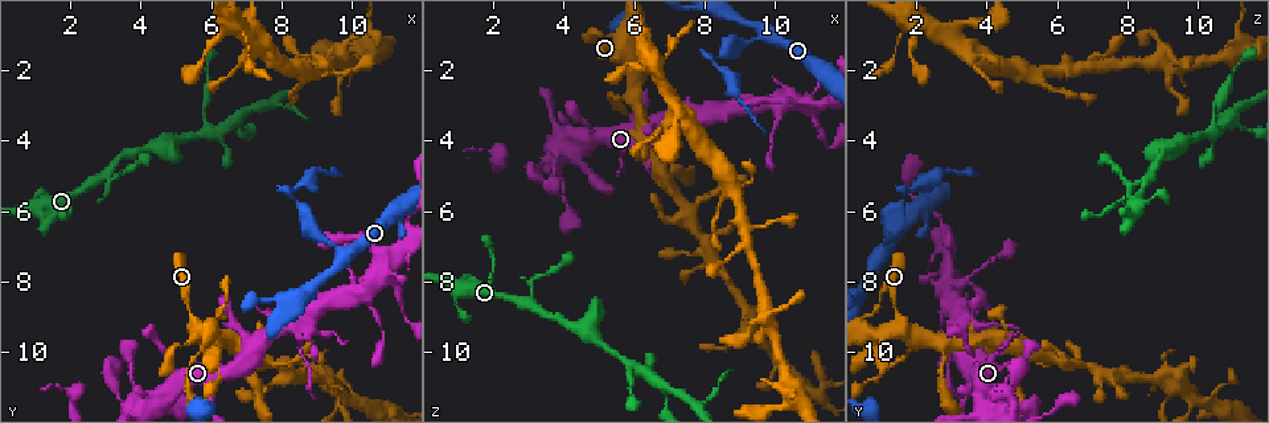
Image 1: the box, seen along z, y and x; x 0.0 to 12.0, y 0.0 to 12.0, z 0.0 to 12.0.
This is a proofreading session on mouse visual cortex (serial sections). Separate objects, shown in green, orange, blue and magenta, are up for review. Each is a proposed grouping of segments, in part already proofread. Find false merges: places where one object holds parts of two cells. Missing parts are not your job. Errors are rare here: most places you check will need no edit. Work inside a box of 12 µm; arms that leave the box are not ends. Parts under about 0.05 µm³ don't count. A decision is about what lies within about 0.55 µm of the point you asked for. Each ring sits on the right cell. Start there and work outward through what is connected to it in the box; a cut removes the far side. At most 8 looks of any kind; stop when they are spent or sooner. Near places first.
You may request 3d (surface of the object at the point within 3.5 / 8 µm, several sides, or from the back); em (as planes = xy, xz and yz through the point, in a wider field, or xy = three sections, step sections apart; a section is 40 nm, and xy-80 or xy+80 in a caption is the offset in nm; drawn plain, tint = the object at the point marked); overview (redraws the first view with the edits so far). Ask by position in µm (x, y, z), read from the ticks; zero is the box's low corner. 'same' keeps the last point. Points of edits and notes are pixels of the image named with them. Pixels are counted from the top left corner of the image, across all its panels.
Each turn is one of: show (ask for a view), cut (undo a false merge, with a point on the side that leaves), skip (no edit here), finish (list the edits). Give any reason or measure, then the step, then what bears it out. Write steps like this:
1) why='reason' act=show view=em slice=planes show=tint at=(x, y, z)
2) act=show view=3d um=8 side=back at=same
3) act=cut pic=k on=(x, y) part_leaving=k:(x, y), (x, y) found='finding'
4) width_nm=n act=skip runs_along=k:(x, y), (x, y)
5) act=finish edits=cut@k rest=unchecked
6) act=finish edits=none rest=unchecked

why='thin arm on a thick one' act=show view=3d um=3.5 at=(5.6, 9.3, 1.6)

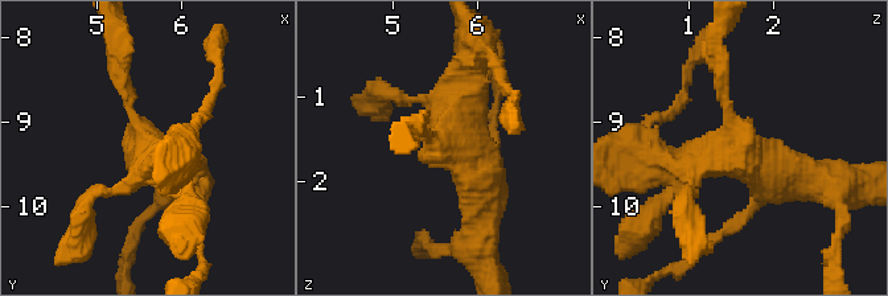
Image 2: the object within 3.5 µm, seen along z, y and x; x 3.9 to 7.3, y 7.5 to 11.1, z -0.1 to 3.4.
why='now the EM' act=show view=em slice=xy step=5 show=tint at=(5.60, 9.30, 1.65)

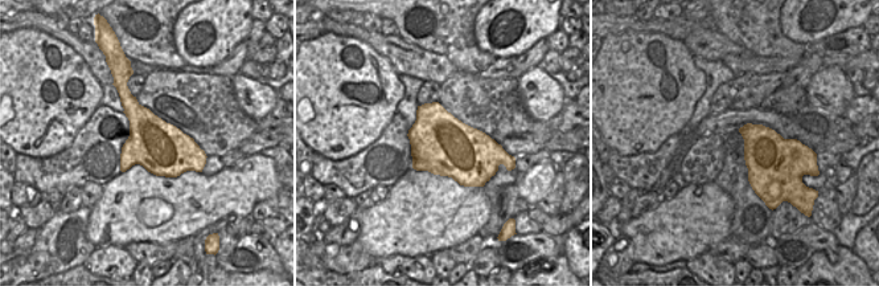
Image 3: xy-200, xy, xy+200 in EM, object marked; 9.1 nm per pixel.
width_nm=550 act=skip runs_along=2:(720, 69), (744, 155), (805, 179) found='all the same cell'

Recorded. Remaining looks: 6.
why='narrows sharply' act=show view=3d um=3.5 at=(8.3, 5.5, 1.6)

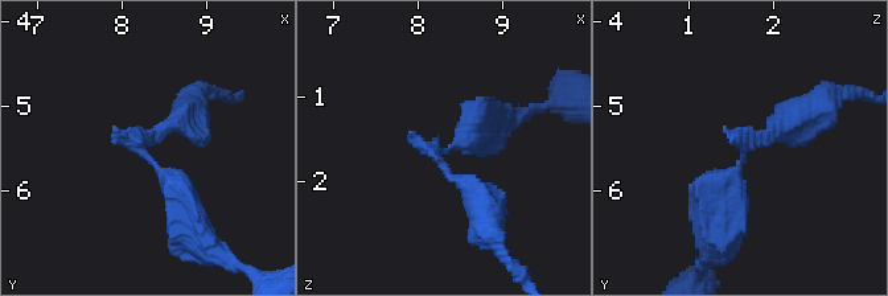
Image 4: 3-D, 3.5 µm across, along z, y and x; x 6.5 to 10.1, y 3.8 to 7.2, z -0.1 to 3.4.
arm_widths_nm=300,400 act=show view=em slice=xy step=2 show=tint at=(8.25, 5.55, 1.60)

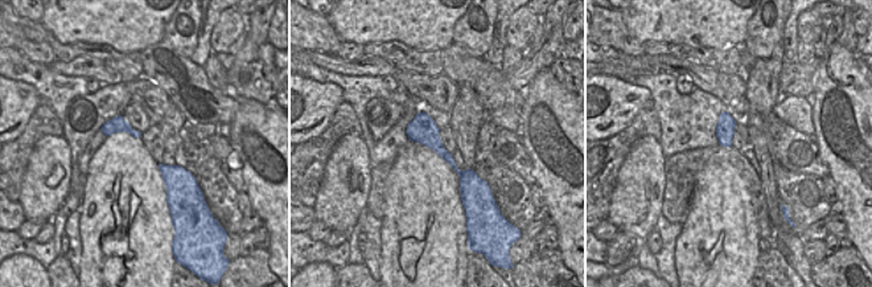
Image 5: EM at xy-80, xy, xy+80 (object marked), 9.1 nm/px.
act=cut pic=4 on=(168, 127) part_leaving=4:(142, 151), (194, 94) found='two cells meet here'

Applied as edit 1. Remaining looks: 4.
why='redraw' act=show view=overview

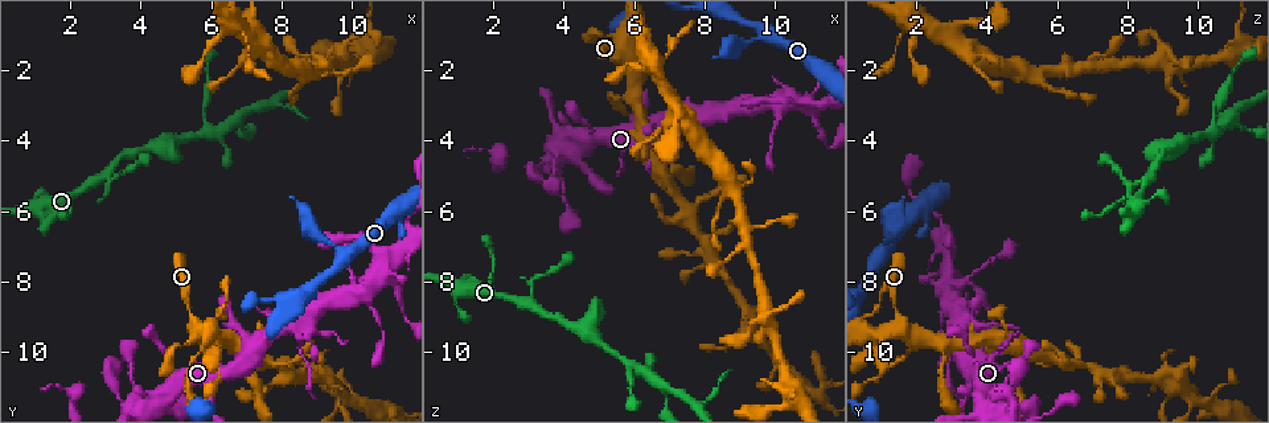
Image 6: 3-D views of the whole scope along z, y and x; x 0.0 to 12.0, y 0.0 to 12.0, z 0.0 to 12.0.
why='sudden change in width' act=show view=3d um=3.5 at=(6.0, 3.8, 10.4)

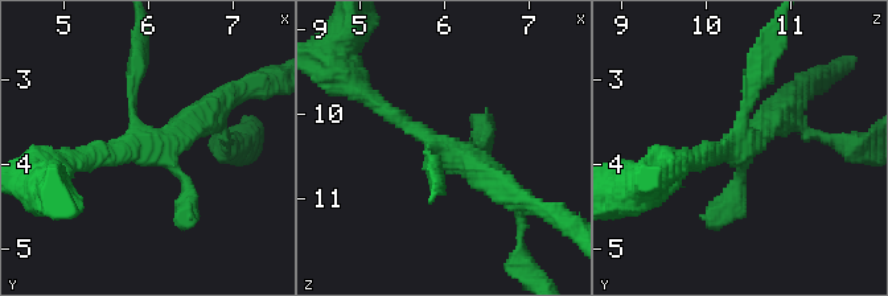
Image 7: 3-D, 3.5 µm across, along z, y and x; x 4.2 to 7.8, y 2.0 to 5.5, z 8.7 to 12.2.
act=show view=em slice=planes show=tint at=(5.95, 3.80, 10.40)

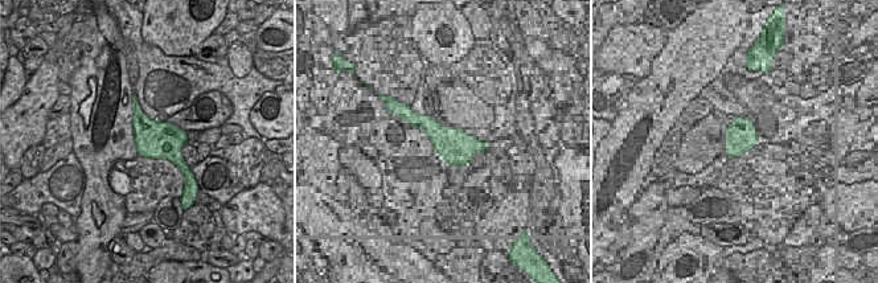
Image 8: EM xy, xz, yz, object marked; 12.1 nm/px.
act=skip runs_along=7:(365, 95), (506, 190) found='one cell here'

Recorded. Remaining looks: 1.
act=finish edits=cut@4 rest=unchecked

